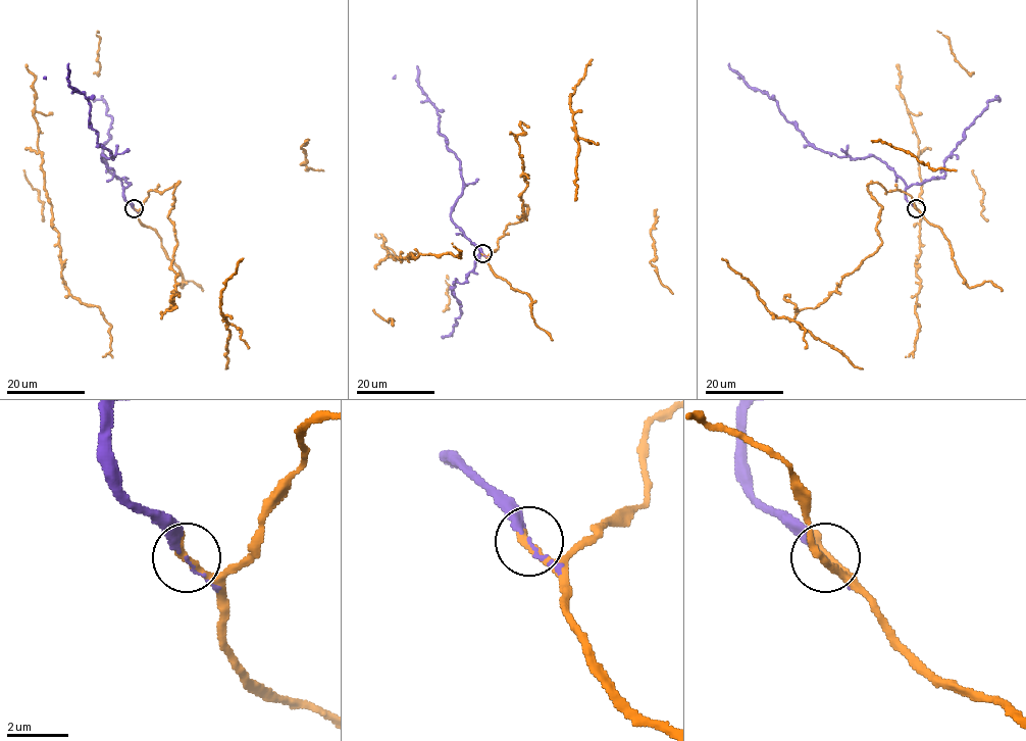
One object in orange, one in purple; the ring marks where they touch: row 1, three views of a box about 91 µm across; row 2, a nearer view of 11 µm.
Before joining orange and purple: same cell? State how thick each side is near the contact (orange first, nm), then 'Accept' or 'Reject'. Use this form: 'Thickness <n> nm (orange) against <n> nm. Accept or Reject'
Thickness 320 nm (orange) against 120 nm. Accept

